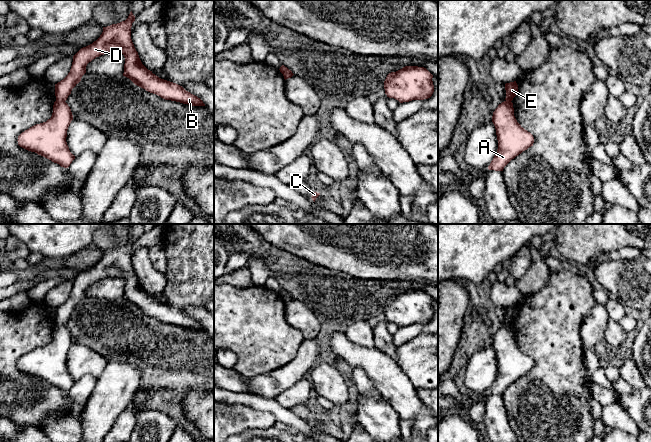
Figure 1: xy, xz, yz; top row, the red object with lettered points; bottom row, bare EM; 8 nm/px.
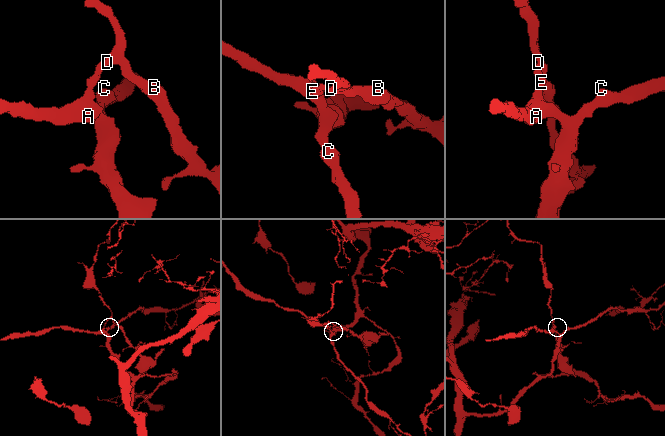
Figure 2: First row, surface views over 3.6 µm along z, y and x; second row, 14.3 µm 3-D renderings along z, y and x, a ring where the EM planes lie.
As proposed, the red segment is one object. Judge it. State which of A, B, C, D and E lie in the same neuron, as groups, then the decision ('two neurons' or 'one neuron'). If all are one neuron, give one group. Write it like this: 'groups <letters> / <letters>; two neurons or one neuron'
groups A C / B D E; two neurons

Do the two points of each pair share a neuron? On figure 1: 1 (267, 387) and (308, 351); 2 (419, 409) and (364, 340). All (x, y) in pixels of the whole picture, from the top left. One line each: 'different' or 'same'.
1: same
2: different

